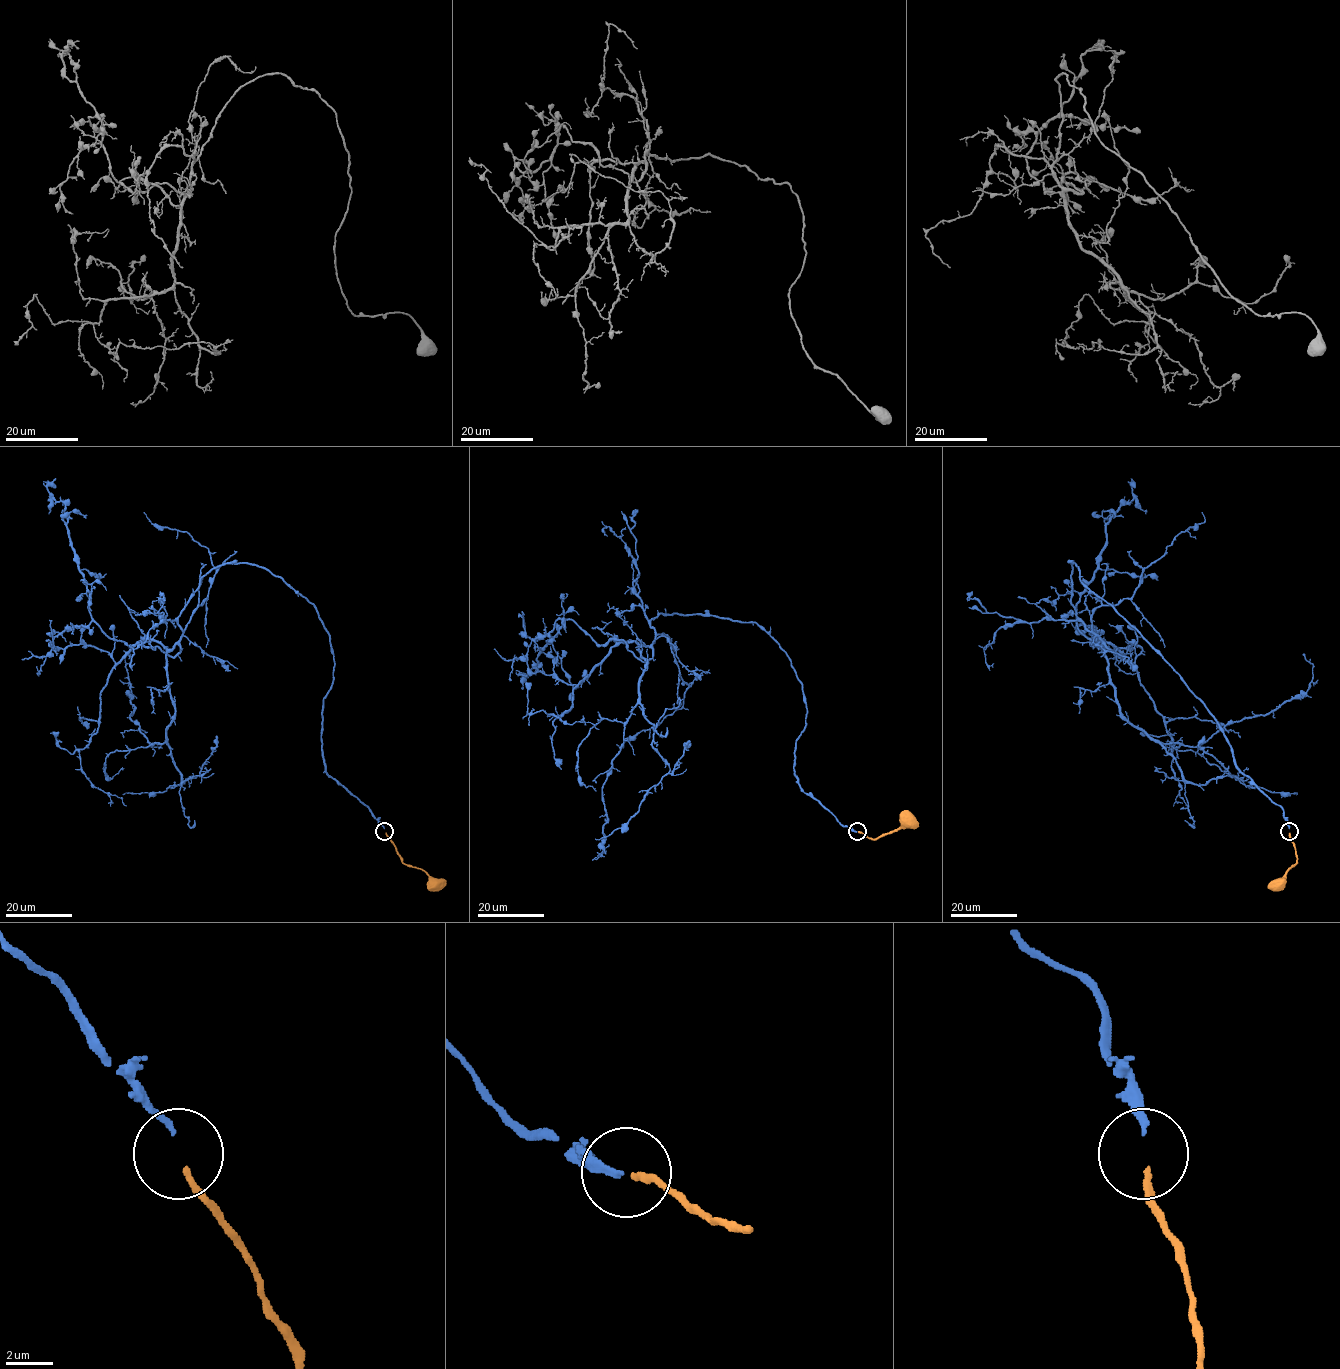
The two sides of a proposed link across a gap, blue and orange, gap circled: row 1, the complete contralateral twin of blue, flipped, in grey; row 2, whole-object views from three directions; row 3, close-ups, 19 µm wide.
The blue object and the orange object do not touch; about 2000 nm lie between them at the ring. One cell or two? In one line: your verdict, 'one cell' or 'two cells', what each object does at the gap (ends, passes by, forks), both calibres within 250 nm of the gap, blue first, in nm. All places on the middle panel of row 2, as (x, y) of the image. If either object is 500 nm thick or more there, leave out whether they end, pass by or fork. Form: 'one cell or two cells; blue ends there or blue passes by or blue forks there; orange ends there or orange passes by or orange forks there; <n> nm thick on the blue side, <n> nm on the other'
two cells; blue ends there; orange ends there; 260 nm thick on the blue side, 280 nm on the other

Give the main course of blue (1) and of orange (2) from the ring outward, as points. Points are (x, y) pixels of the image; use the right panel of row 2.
1: (1289, 828), (1071, 564), (1120, 713), (1160, 742), (1200, 746), (1299, 699), (1303, 654)
2: (1289, 833), (1296, 862), (1278, 884)

